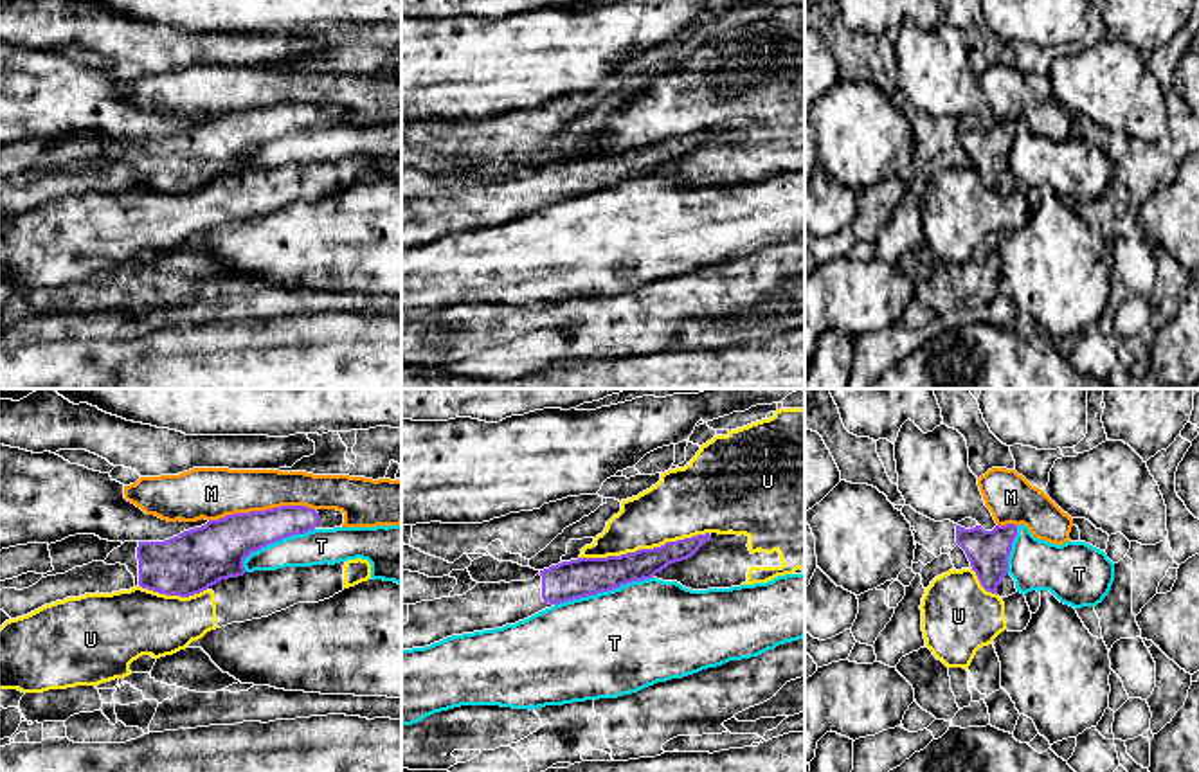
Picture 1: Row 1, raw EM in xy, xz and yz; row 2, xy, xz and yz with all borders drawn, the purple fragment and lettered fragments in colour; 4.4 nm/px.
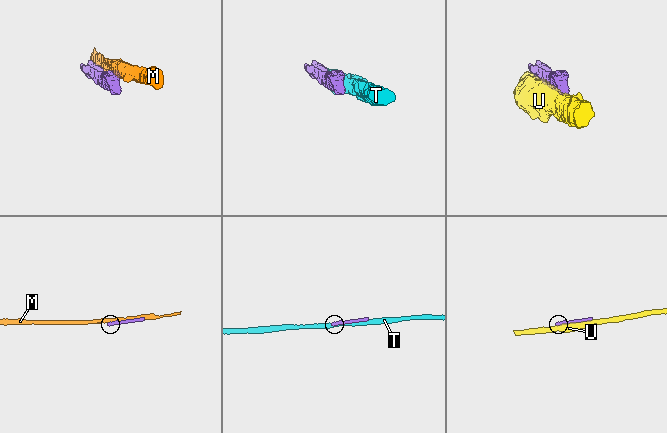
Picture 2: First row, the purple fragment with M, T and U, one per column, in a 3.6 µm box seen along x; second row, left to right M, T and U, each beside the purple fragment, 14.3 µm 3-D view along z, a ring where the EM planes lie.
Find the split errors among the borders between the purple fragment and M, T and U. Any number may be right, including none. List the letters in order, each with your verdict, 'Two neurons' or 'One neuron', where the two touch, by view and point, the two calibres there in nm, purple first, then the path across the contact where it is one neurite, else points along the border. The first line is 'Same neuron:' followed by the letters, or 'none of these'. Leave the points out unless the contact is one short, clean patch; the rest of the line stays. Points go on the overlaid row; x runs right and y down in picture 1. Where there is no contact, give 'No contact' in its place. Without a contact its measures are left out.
Same neuron: none of these
M: Two neurons. Touches purple at xy (261, 511). Thickness 240 nm (purple) against 240 nm
T: Two neurons. Touches purple at xz (604, 591). Thickness 180 nm (purple) against 460 nm
U: Two neurons. Touches purple at xz (643, 549). Thickness 160 nm (purple) against 300 nm

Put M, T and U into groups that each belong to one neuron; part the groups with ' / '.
M / T / U

